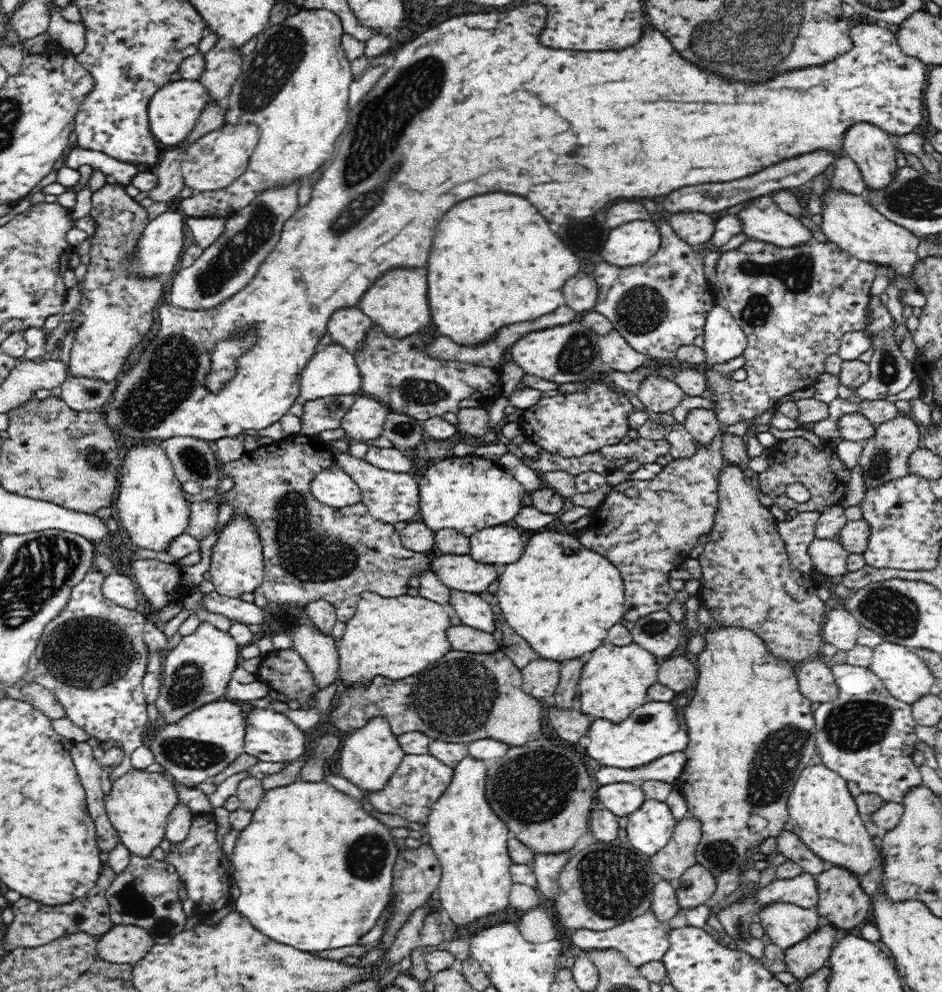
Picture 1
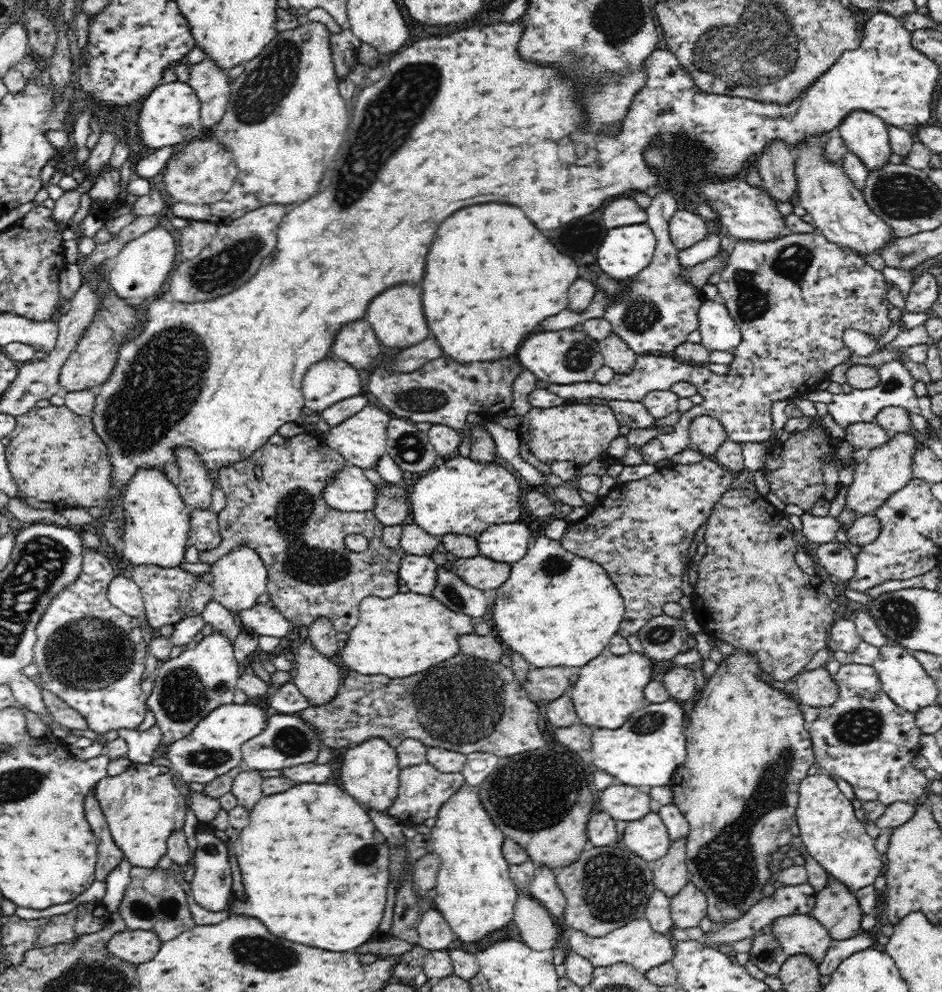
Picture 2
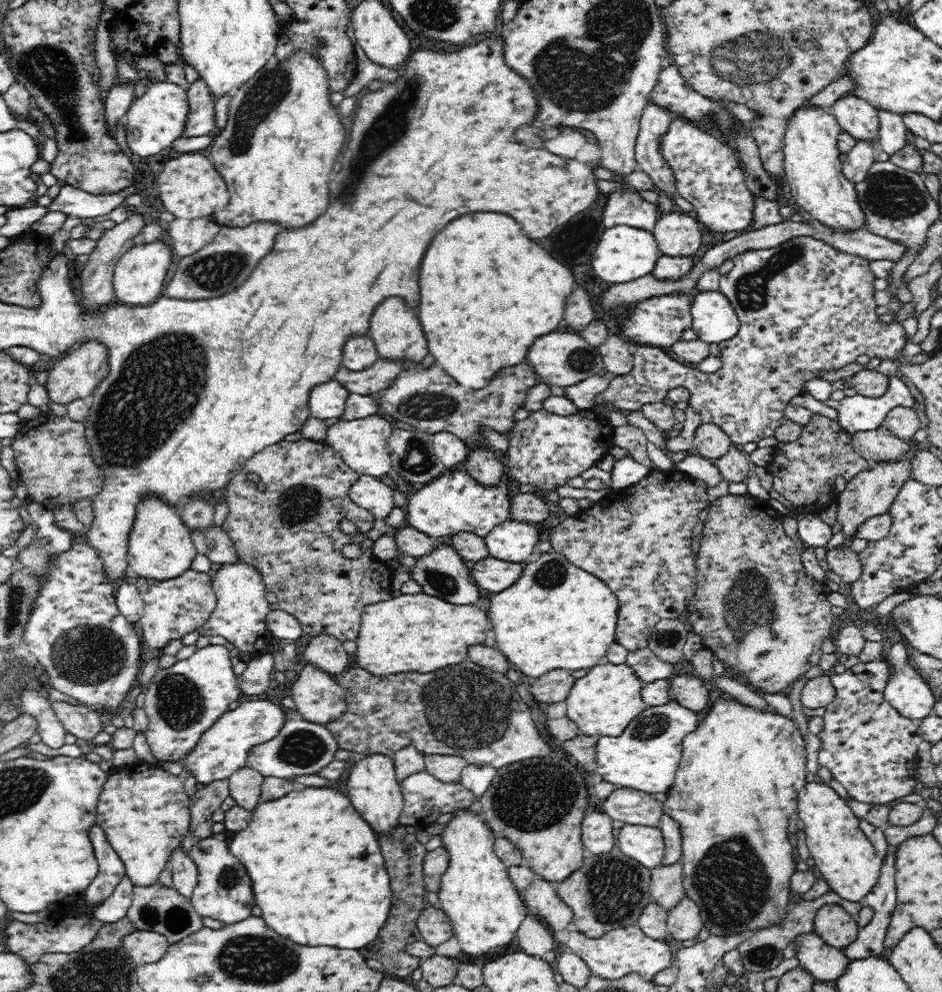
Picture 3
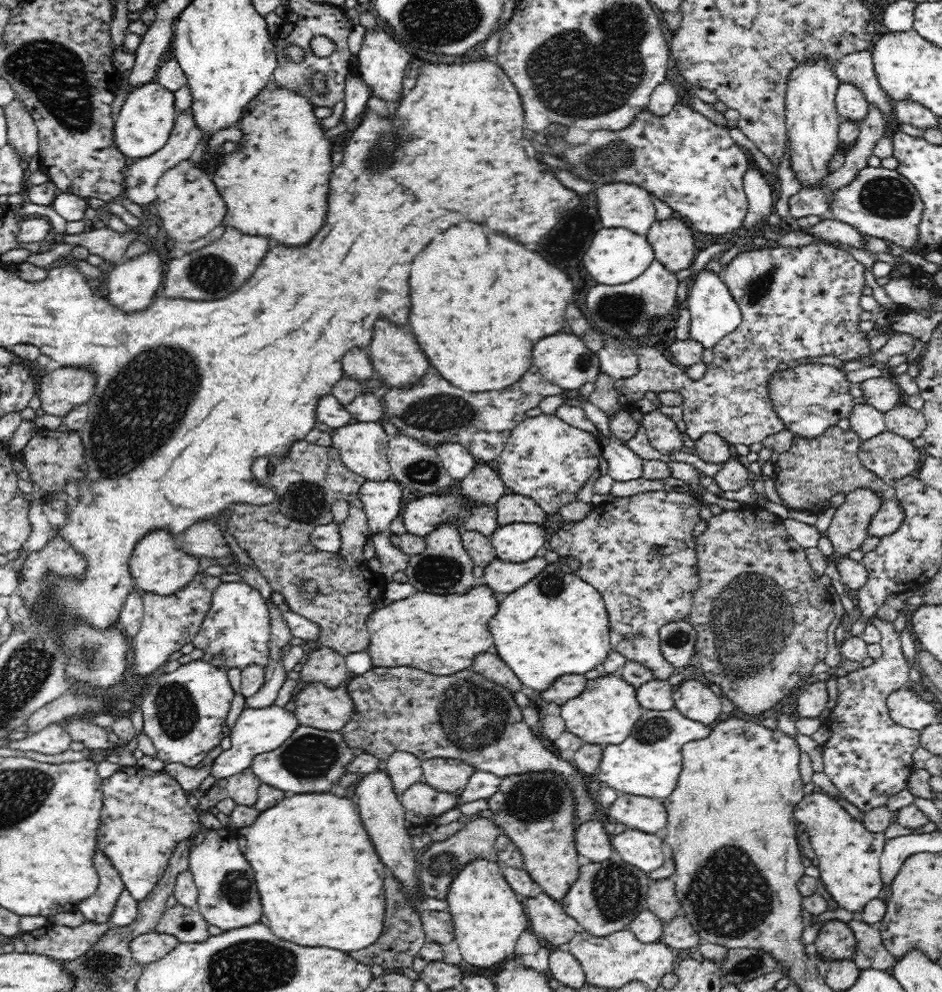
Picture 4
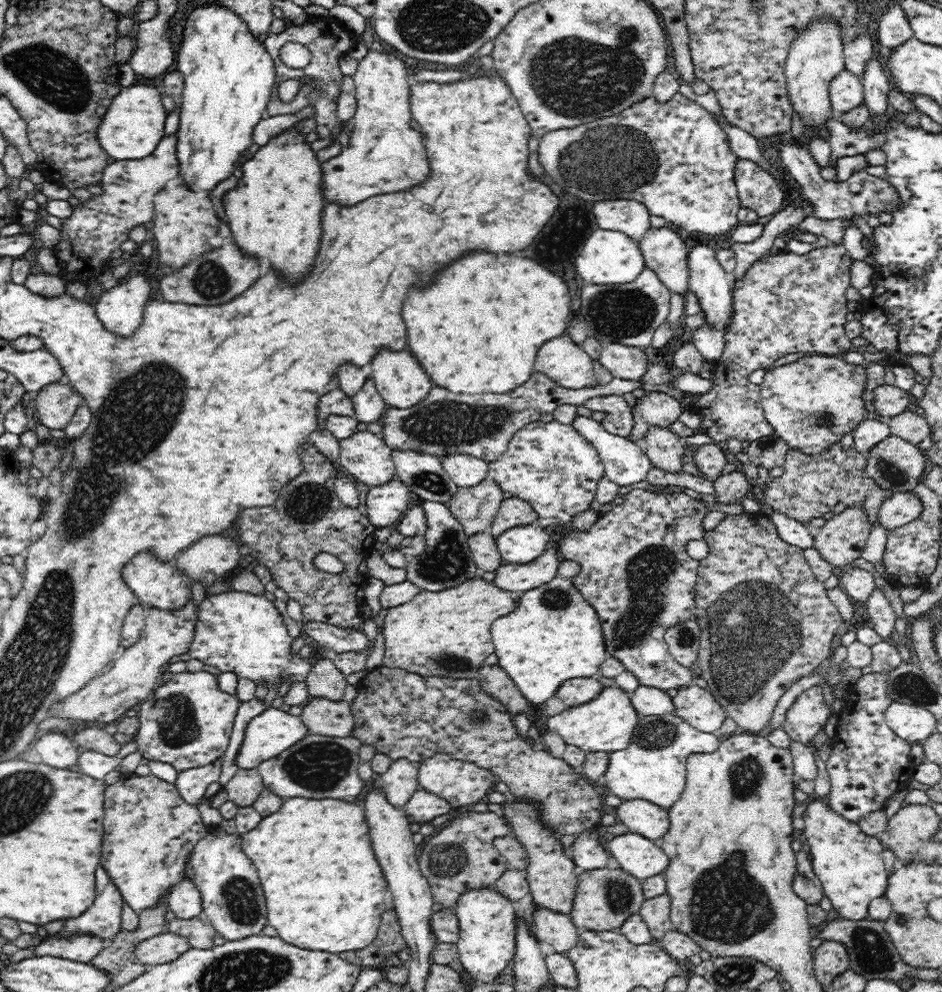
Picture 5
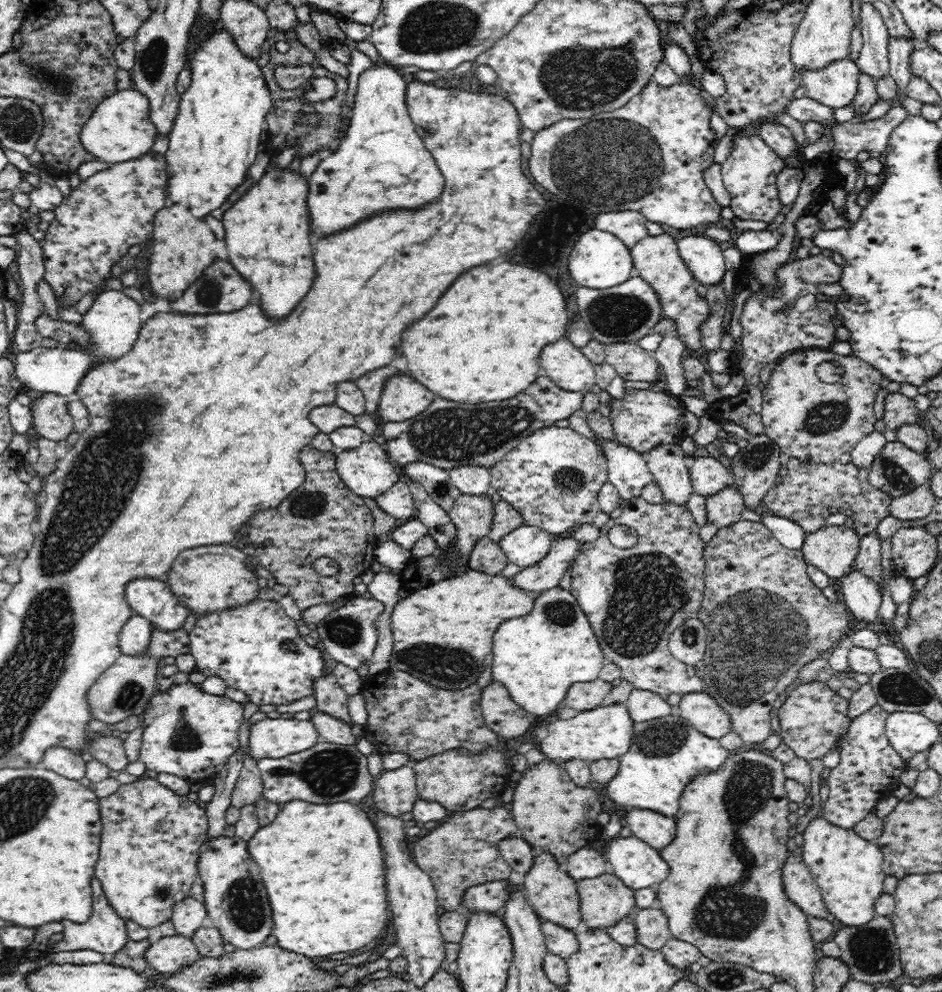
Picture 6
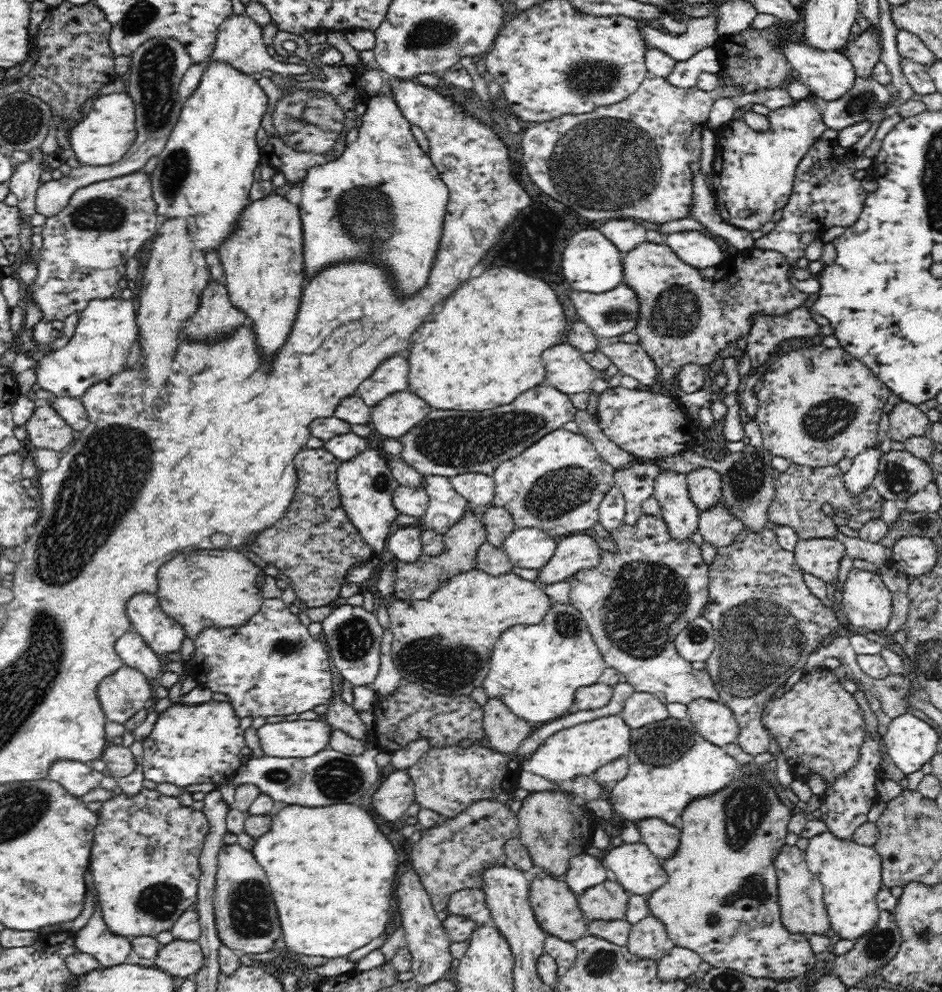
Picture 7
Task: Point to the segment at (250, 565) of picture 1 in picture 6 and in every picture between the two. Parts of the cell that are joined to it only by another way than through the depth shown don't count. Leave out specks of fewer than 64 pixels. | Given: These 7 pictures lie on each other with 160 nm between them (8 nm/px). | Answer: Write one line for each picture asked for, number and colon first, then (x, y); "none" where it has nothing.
2: (241, 577)
3: (241, 615)
4: (237, 629)
5: (238, 632)
6: (257, 649)

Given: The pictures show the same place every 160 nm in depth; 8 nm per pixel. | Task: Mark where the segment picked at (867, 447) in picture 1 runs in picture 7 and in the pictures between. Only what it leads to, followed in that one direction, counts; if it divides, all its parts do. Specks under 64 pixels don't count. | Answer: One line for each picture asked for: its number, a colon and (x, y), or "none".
2: (888, 468)
3: (870, 494)
4: (849, 528)
5: (840, 541)
6: (833, 550)
7: (820, 557)

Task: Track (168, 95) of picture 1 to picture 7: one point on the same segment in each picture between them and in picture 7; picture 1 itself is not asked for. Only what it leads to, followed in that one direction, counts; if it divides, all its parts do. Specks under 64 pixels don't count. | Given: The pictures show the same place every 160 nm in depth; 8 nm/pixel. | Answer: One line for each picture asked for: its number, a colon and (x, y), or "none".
2: (170, 114)
3: (154, 121)
4: (143, 124)
5: (133, 126)
6: (119, 130)
7: (102, 137)

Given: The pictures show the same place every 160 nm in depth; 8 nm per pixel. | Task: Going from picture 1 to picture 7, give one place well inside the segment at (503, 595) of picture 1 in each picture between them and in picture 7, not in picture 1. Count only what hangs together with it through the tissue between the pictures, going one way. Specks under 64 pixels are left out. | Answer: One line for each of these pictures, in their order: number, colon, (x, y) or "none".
2: (555, 609)
3: (555, 616)
4: (557, 624)
5: (555, 635)
6: (537, 658)
7: (534, 670)

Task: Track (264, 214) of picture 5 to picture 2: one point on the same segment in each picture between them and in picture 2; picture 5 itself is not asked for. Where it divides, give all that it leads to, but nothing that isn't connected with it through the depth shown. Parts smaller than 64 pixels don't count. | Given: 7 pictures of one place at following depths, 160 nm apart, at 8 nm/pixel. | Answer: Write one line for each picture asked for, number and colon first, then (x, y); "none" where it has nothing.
2: (285, 120)
3: (282, 137)
4: (276, 186)

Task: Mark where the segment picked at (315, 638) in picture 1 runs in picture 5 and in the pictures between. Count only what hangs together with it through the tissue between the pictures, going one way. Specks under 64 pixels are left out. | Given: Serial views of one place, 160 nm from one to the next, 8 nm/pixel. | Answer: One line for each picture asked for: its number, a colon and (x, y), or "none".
2: (318, 678)
3: (317, 696)
4: (318, 706)
5: (323, 717)

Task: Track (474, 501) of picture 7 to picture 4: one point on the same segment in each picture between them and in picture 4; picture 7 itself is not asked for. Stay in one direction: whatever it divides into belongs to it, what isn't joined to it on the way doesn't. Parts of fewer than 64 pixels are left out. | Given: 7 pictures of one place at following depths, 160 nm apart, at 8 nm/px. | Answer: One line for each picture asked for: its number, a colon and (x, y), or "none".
4: (459, 462)
5: (466, 471)
6: (471, 480)

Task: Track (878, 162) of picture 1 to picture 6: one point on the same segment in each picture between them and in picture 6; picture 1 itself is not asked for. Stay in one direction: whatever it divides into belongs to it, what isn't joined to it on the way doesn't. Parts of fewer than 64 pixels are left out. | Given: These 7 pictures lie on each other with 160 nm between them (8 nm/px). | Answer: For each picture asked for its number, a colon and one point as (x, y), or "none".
2: (865, 134)
3: (857, 117)
4: (851, 104)
5: (845, 91)
6: (835, 85)

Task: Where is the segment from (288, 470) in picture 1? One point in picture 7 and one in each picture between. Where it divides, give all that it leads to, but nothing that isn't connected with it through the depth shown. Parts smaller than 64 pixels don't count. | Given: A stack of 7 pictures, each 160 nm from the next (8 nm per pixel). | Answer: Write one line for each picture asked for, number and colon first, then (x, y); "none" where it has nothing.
2: (283, 517)
3: (290, 534)
4: (337, 591)
5: (308, 518)
6: (322, 519)
7: (314, 544)

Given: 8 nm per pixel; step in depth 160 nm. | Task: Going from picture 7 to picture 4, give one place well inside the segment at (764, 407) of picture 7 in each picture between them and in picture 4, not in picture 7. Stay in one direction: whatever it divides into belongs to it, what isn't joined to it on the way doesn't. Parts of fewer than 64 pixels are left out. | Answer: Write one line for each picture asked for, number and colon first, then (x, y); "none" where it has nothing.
4: (809, 398)
5: (812, 403)
6: (811, 420)

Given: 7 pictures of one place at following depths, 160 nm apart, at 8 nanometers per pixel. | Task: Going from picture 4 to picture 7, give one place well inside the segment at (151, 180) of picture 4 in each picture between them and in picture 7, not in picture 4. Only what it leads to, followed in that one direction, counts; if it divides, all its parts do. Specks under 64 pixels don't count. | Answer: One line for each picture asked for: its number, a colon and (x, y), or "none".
5: (95, 228)
6: (94, 226)
7: (85, 247)

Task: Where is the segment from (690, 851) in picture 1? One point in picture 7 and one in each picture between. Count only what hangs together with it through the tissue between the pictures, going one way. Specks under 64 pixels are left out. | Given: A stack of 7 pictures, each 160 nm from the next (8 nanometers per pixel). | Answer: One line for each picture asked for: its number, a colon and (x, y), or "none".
2: (670, 875)
3: (666, 888)
4: (661, 899)
5: (655, 911)
6: (652, 929)
7: (648, 939)

